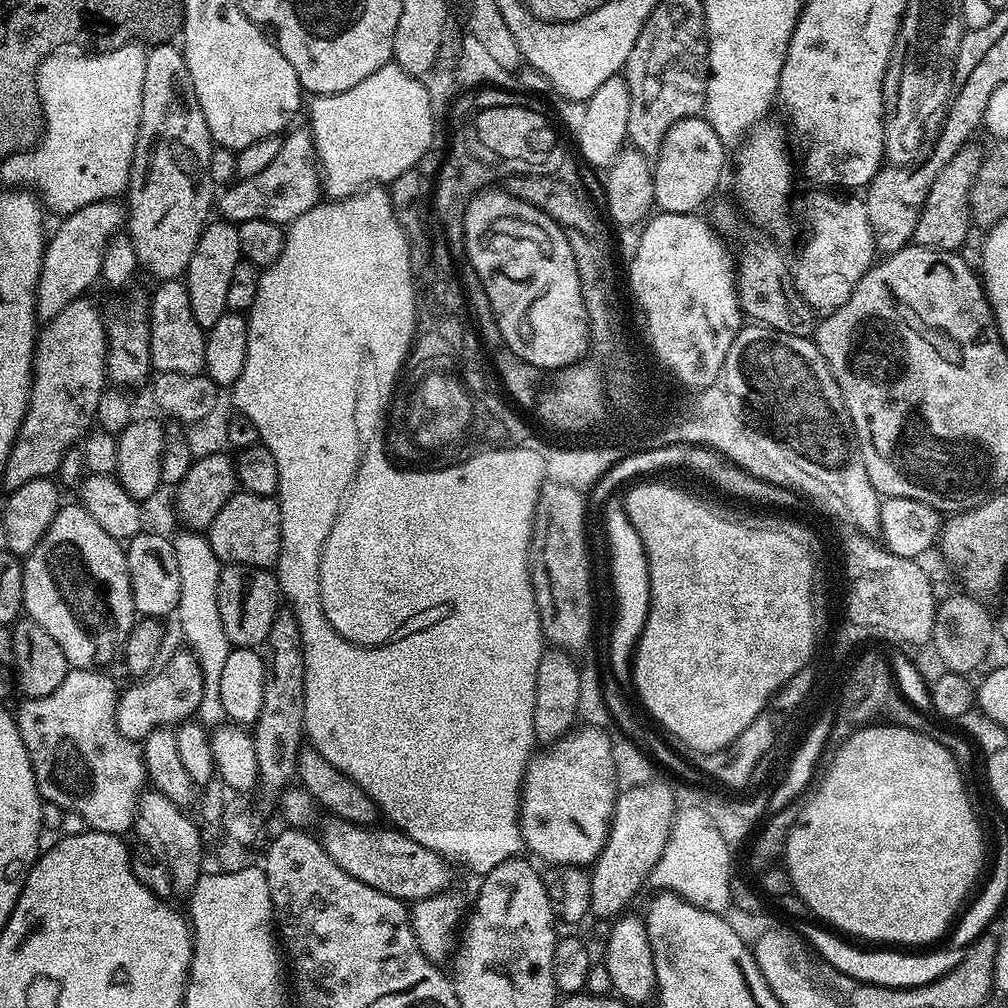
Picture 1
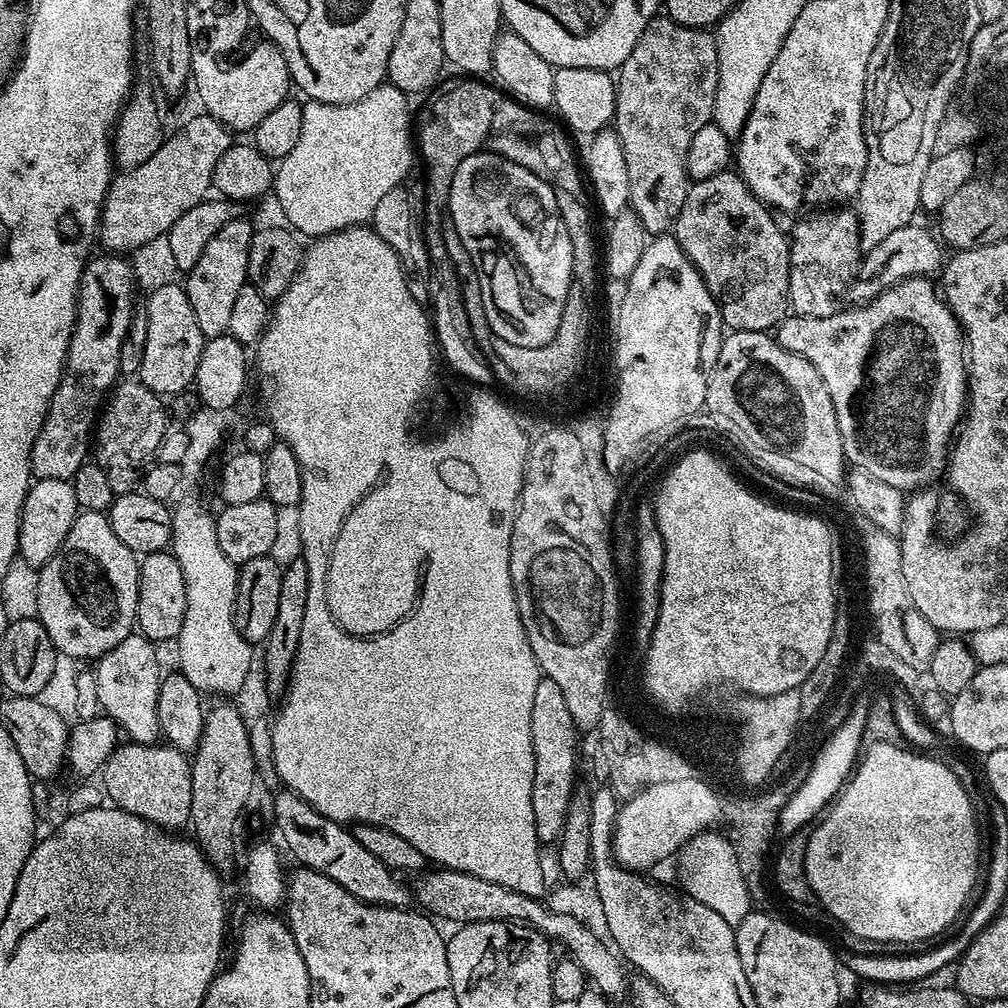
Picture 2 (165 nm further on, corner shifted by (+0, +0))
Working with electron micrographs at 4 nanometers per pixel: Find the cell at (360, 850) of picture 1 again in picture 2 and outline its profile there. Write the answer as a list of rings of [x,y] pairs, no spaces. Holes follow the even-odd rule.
[[[438,868],[429,871],[423,875],[424,885],[417,892],[414,892],[420,905],[427,913],[435,917],[442,917],[446,920],[454,922],[453,924],[476,923],[478,921],[490,920],[510,920],[515,923],[523,923],[528,927],[536,928],[544,936],[547,936],[551,941],[564,944],[568,947],[567,952],[580,966],[582,966],[585,975],[594,983],[596,991],[608,997],[612,1002],[618,1001],[620,995],[627,993],[630,988],[630,980],[628,974],[625,974],[625,965],[621,959],[615,954],[615,951],[605,942],[597,938],[582,922],[578,922],[569,914],[560,914],[548,908],[547,905],[540,901],[537,897],[532,897],[524,894],[518,894],[517,891],[510,890],[508,887],[502,886],[500,883],[492,883],[488,879],[478,878],[476,875],[470,875],[468,872],[454,871],[452,869]]]

